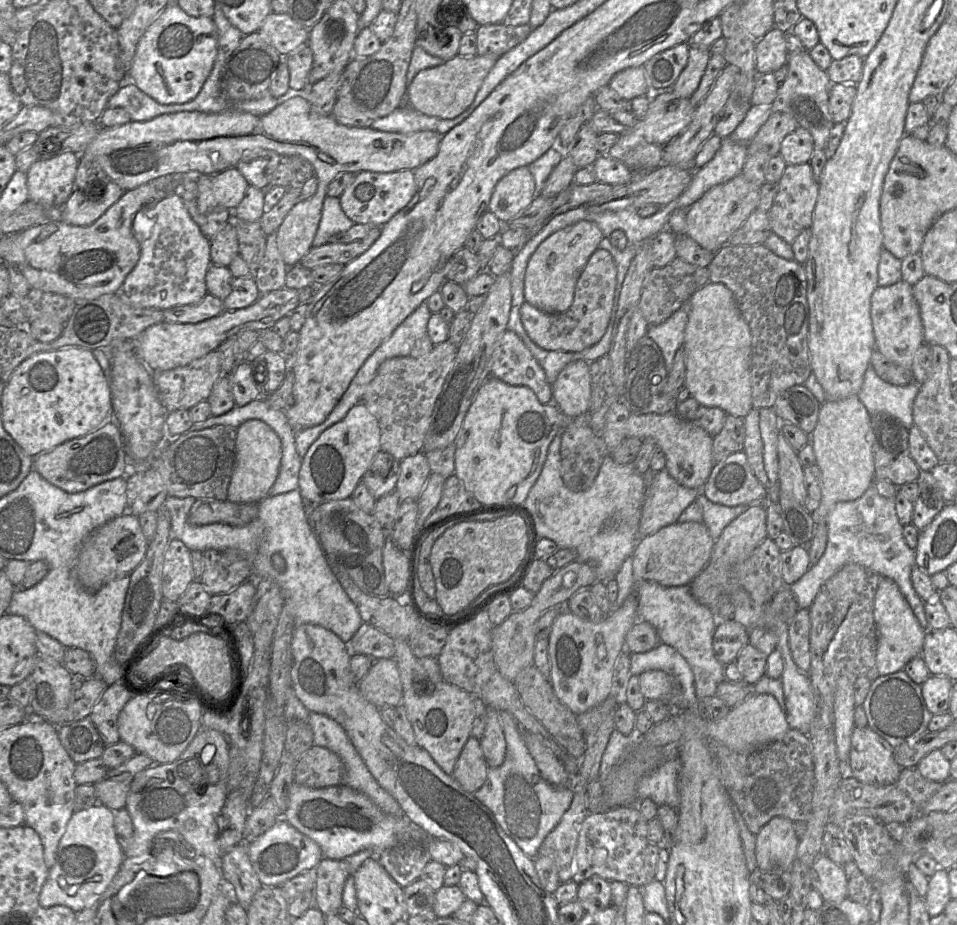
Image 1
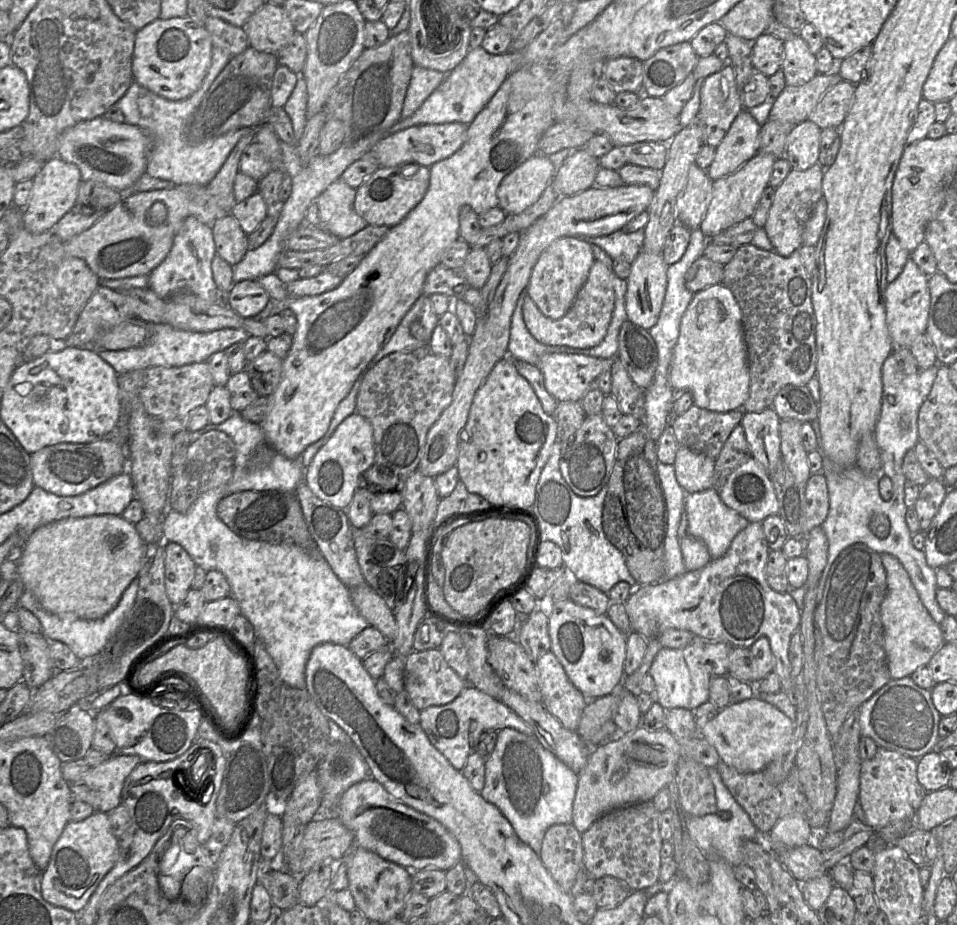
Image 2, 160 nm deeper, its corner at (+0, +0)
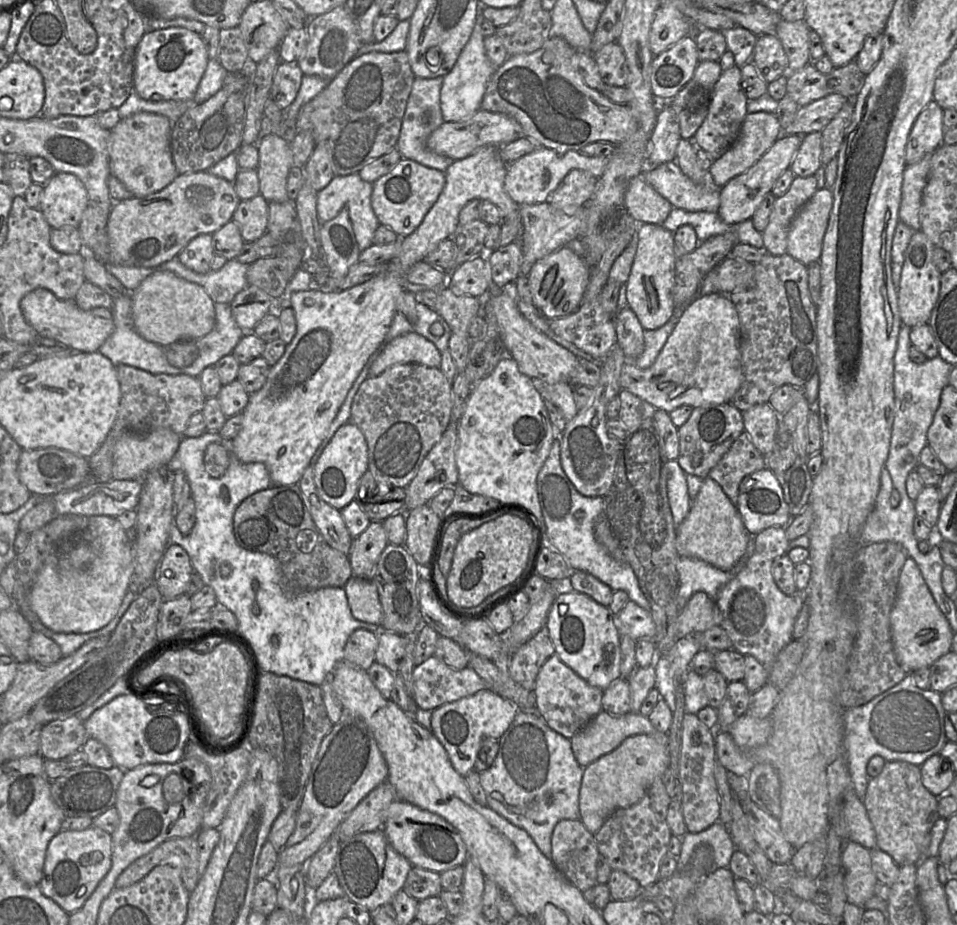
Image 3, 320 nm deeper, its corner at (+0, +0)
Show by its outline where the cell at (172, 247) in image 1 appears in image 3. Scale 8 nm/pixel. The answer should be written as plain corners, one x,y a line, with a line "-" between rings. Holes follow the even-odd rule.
199,234
177,256
187,268
201,274
209,272
214,256
212,234

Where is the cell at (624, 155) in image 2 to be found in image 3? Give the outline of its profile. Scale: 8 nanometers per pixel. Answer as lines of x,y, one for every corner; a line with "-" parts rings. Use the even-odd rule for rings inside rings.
537,147
513,163
507,163
504,187
511,199
518,205
542,203
548,201
550,193
571,170
587,171
599,178
608,161
609,157
591,157
578,151
557,152
549,148

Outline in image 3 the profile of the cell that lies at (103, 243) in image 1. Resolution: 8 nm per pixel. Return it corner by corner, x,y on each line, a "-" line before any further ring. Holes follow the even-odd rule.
208,171
178,174
158,192
115,201
107,219
109,264
154,267
167,262
199,234
213,234
230,221
240,201
233,182

